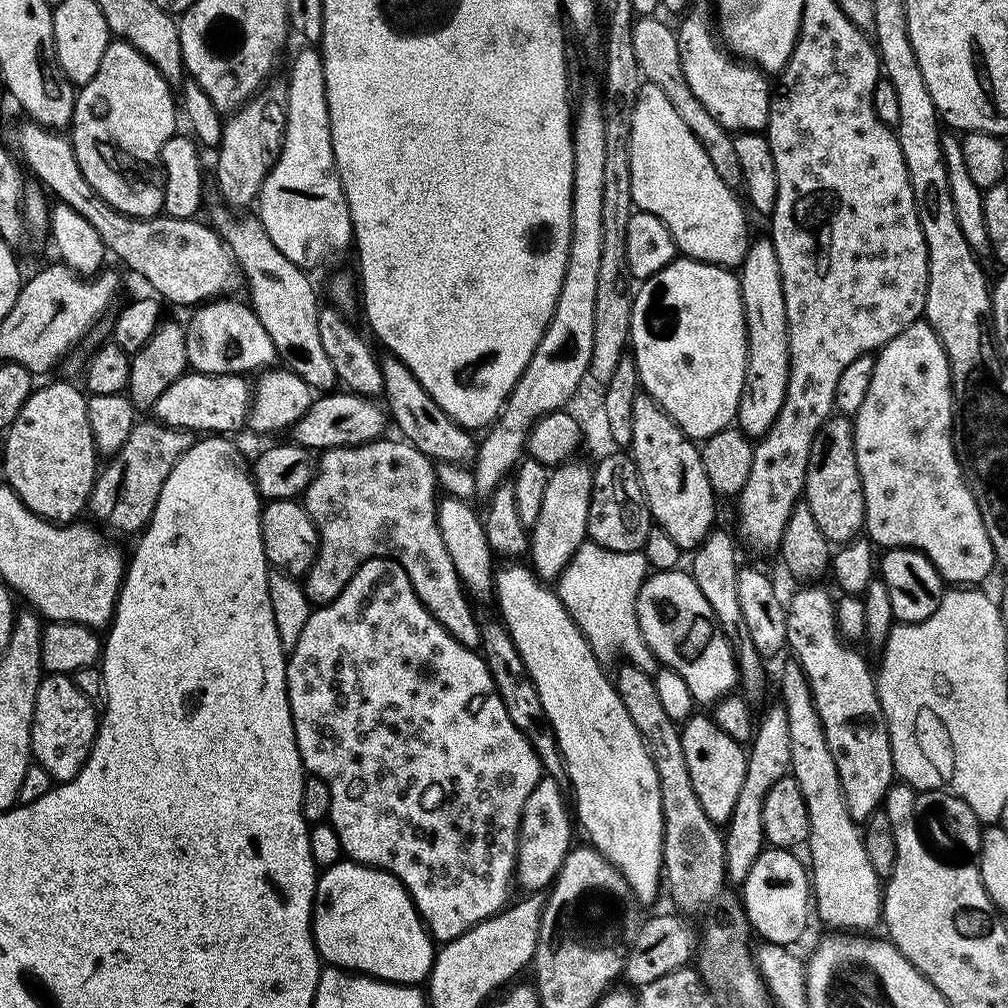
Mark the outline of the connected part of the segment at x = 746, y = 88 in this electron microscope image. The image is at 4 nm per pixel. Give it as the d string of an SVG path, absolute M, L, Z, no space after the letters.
M693 3L691 7L683 13L680 28L675 29L678 38L678 55L682 58L682 71L686 74L686 82L690 86L690 90L694 94L694 98L698 98L698 102L702 102L702 106L706 106L707 112L720 123L720 125L733 134L737 132L764 132L768 127L768 119L770 118L770 106L772 105L773 89L768 89L769 77L761 72L755 64L749 64L735 56L724 47L723 43L718 39L717 33L714 31L714 14L713 11L704 4Z

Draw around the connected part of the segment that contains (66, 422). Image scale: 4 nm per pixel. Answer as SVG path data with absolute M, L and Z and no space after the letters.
M48 384L39 388L29 395L16 415L16 421L7 429L3 479L35 516L53 522L72 522L83 508L85 511L89 507L92 486L98 475L98 453L88 421L88 401L85 393L72 384Z

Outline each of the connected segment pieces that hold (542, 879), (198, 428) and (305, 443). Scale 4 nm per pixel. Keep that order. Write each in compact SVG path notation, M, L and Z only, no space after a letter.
M541 775L538 786L534 786L533 793L530 794L530 798L526 800L526 806L524 807L524 814L522 816L522 822L520 823L520 842L518 844L518 854L516 855L516 879L515 883L520 884L529 893L536 894L541 890L547 889L555 880L558 873L560 873L560 867L562 862L567 858L568 853L572 851L574 847L574 841L572 841L572 824L574 828L574 816L570 811L570 804L564 801L565 789L558 782L554 782L554 778L550 778L548 775Z
M189 370L178 378L158 398L154 405L155 419L169 428L187 430L193 434L232 434L245 426L250 412L250 384L243 375L215 376Z
M332 390L317 395L308 407L308 413L291 429L291 439L307 450L352 448L355 444L369 444L372 440L379 440L385 435L386 412L376 403L375 399L358 396L347 390Z

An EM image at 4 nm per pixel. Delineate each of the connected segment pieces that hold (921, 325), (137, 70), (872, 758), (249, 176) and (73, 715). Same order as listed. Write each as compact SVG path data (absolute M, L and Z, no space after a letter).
M921 318L914 321L910 326L906 326L906 330L902 330L902 334L898 334L890 343L885 344L883 348L875 353L874 363L871 365L872 377L869 382L869 390L865 396L865 401L862 402L861 408L854 415L854 431L856 433L856 461L858 462L858 470L862 478L862 486L864 487L864 497L866 498L866 518L864 523L866 525L866 536L873 545L879 546L881 549L887 550L889 548L913 548L922 554L926 554L926 558L930 558L930 562L934 562L934 566L938 570L938 574L945 582L952 586L976 586L991 574L992 568L994 569L994 553L992 551L992 543L986 534L986 526L982 522L982 514L978 510L978 502L974 502L974 494L968 488L968 482L964 478L964 472L960 469L960 460L956 456L956 448L952 444L952 373L948 371L948 355L944 352L942 342L934 334L932 327L928 325L928 321Z
M113 39L106 46L106 54L102 54L102 63L98 65L98 74L94 74L94 78L90 78L90 82L86 82L76 92L76 105L72 111L70 125L70 139L74 154L78 158L78 166L82 166L82 174L86 174L86 182L90 182L90 186L94 186L96 193L110 206L114 206L114 210L123 216L151 218L161 215L164 206L164 173L160 166L160 151L162 146L166 146L166 142L171 136L177 135L176 112L178 116L178 100L174 95L173 87L142 53L134 50L134 46L130 46L125 40Z
M800 586L792 597L787 597L786 607L786 645L787 651L793 652L795 663L800 665L814 698L822 730L826 734L826 746L834 766L838 766L838 778L842 782L842 794L850 810L850 818L858 822L868 821L875 812L881 811L884 799L894 783L892 770L892 743L888 737L888 723L884 720L884 711L880 705L880 695L876 693L876 676L868 669L864 656L855 652L853 645L844 641L836 628L836 605L831 596L820 586Z
M265 94L257 95L246 101L241 108L237 108L224 120L224 133L218 145L216 156L216 188L220 196L229 204L229 209L244 210L248 203L255 201L260 195L262 182L268 176L268 171L276 164L280 151L284 145L284 127L288 121L286 108L283 103L271 100Z
M48 674L43 677L38 686L38 694L34 702L34 714L32 715L32 754L31 759L49 772L53 781L63 782L73 780L82 770L86 758L92 749L92 743L96 737L96 726L98 723L98 712L94 709L93 701L88 700L78 686L74 686L71 675Z

